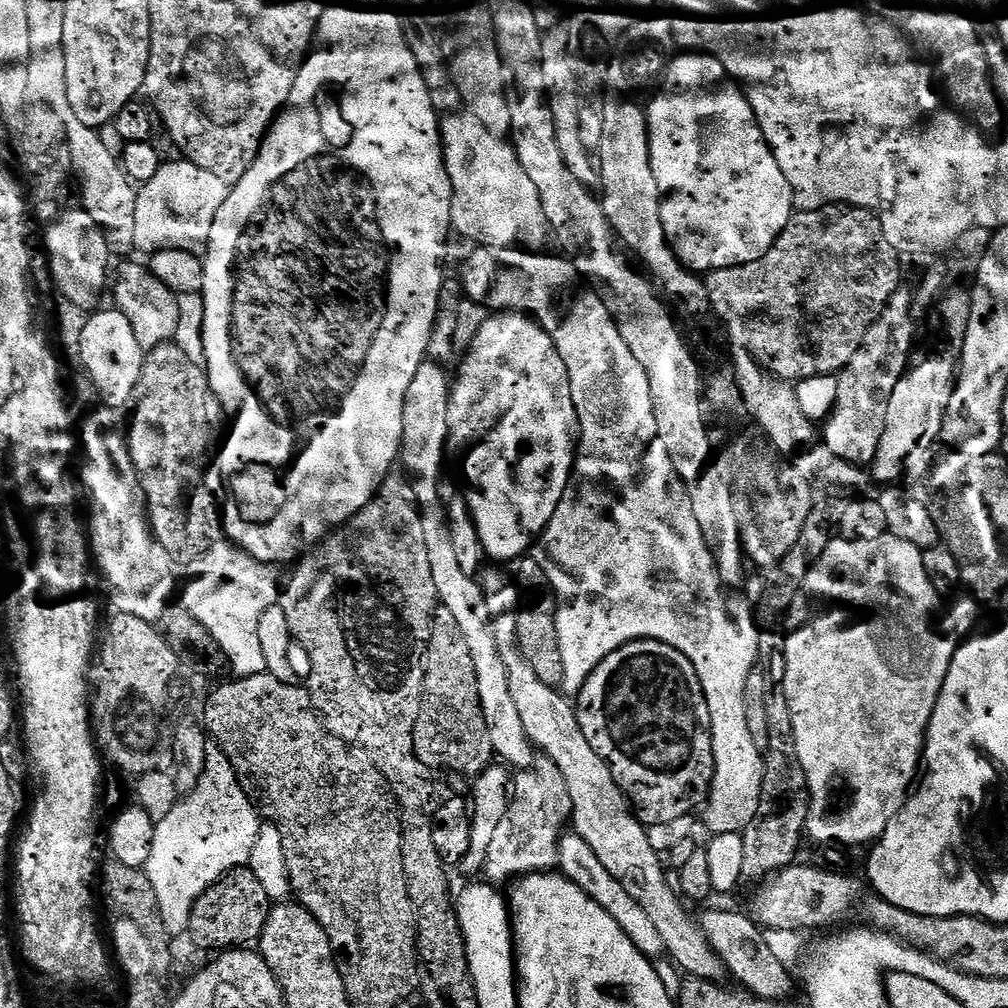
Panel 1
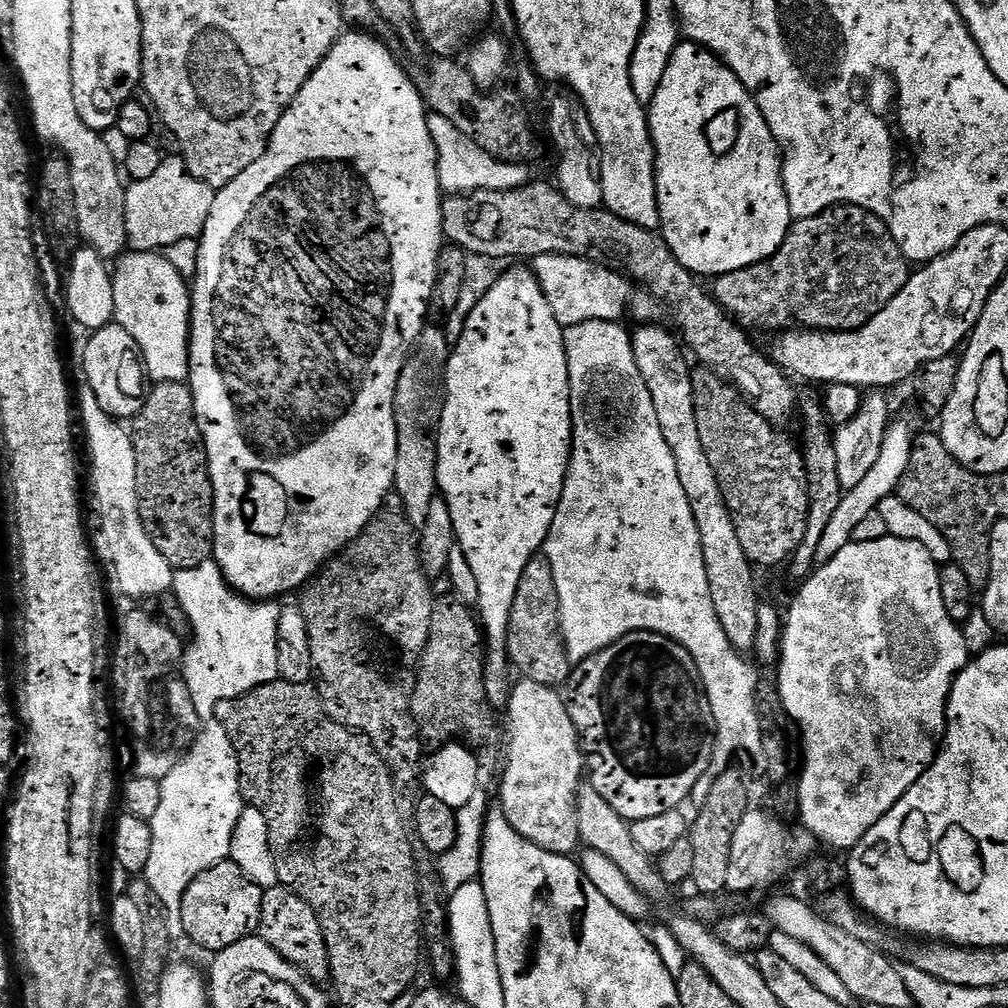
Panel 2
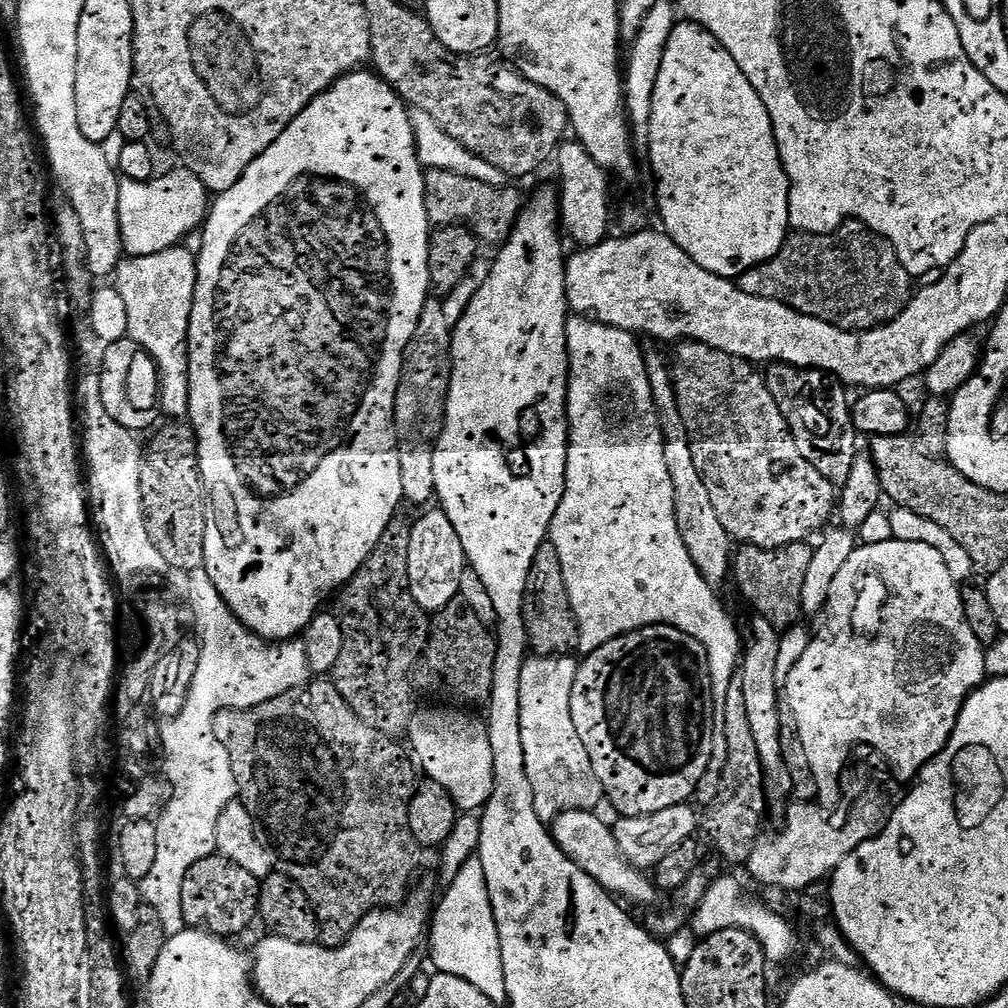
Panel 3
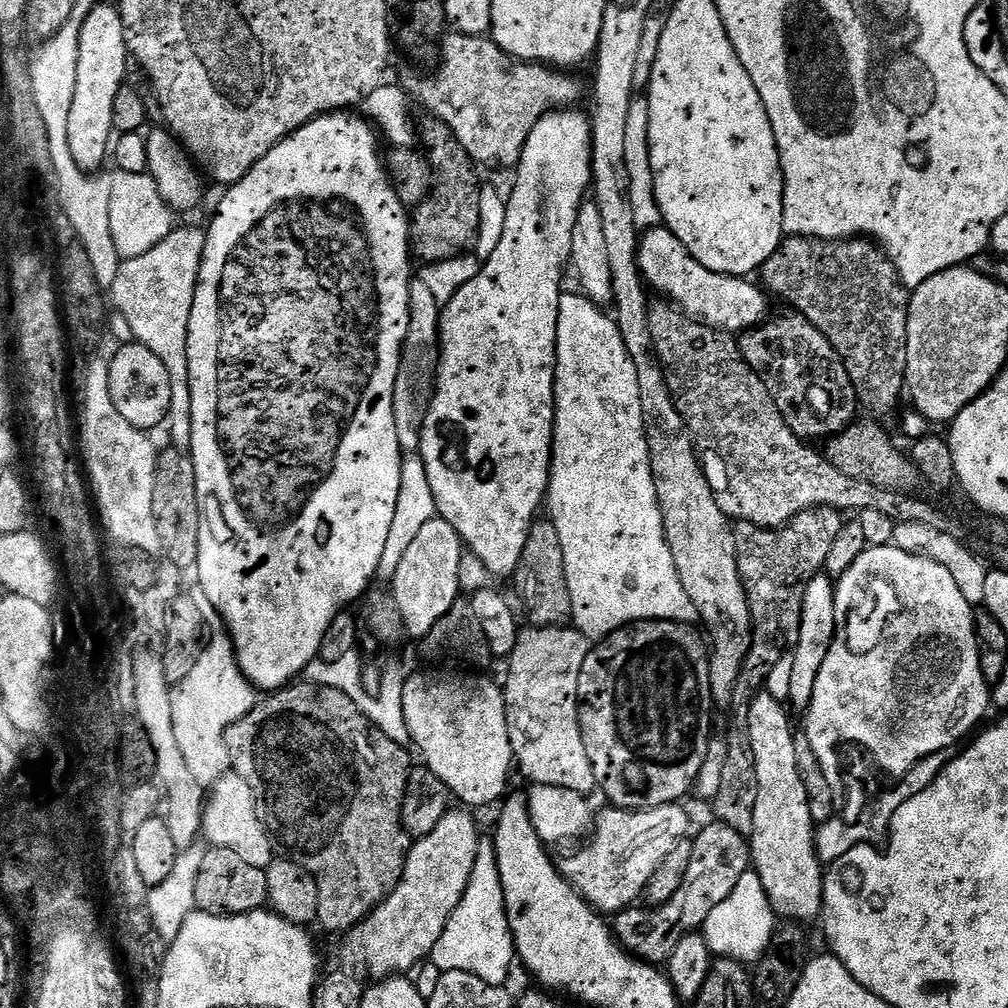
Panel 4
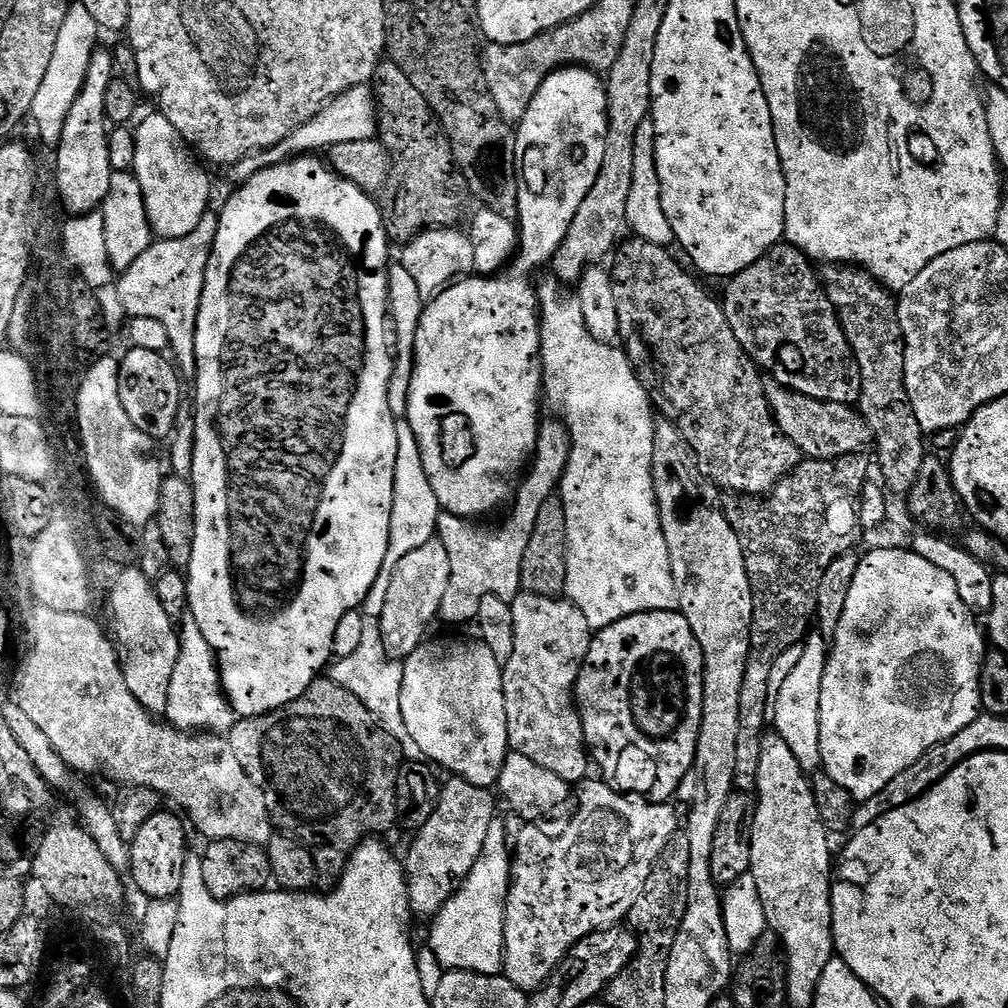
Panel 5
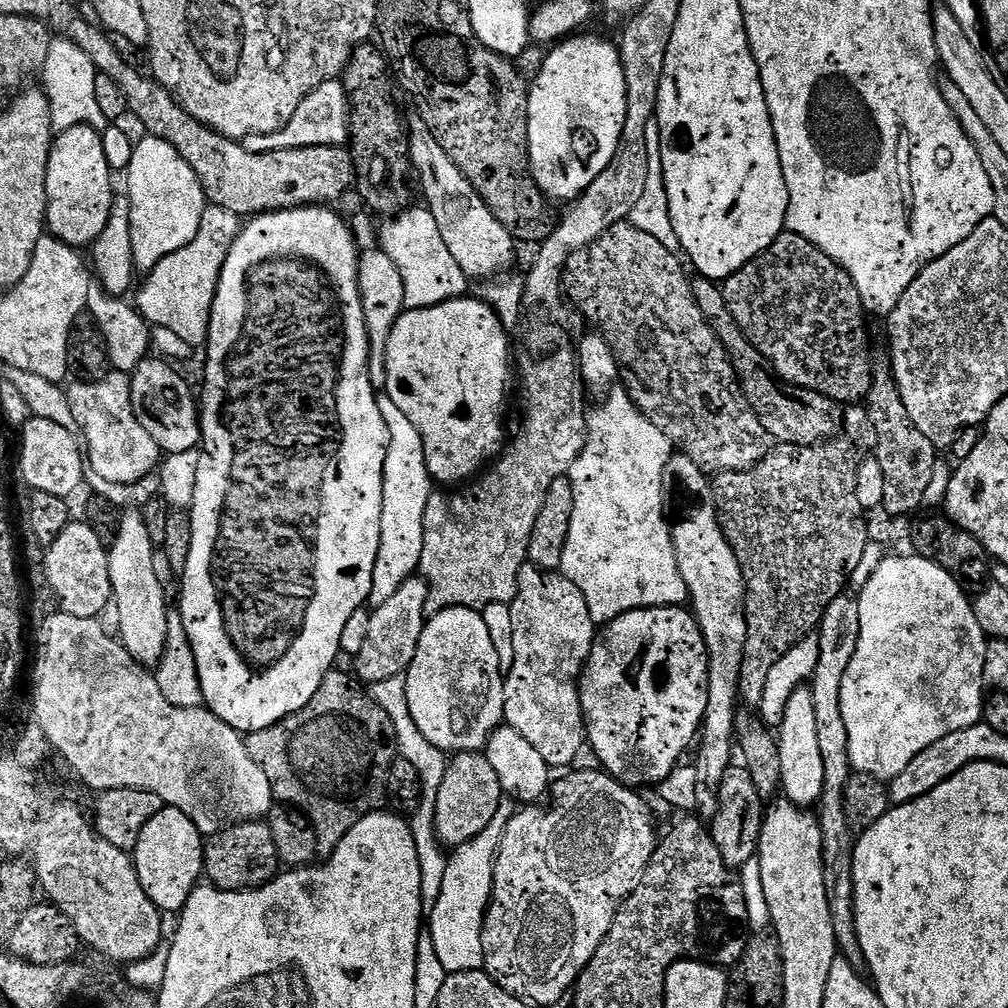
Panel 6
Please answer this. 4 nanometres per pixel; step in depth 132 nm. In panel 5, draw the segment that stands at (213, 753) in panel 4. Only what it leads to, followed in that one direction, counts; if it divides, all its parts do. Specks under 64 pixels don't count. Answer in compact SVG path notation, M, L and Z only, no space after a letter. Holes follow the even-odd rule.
M190 618L183 621L179 629L180 656L174 666L174 674L170 678L168 701L163 715L167 723L181 732L193 734L227 734L236 724L236 712L229 704L224 688L220 685L220 669L217 657L206 642L202 630L198 630L198 622Z

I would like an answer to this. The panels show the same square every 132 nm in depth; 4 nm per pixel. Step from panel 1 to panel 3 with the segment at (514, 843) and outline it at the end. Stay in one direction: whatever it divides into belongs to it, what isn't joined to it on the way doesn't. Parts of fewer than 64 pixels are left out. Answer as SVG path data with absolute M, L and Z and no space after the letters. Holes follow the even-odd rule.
M533 655L522 666L522 750L526 750L526 774L534 786L534 810L546 822L570 810L599 809L600 800L605 799L590 754L586 754L586 746L574 730L574 718L570 718L570 694L580 669L574 657Z

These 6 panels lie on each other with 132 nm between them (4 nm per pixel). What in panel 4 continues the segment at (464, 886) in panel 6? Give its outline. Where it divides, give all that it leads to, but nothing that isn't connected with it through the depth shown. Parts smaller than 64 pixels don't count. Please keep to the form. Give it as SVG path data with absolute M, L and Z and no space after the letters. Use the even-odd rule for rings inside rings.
M484 838L478 846L478 858L474 862L466 894L462 894L462 902L458 902L454 914L450 914L450 922L446 922L446 930L442 930L438 946L434 946L430 963L438 966L440 972L462 970L466 974L474 974L474 978L482 978L482 982L504 986L509 983L508 971L512 968L512 960L514 964L512 931L502 894L502 878L498 874L496 846L491 839Z

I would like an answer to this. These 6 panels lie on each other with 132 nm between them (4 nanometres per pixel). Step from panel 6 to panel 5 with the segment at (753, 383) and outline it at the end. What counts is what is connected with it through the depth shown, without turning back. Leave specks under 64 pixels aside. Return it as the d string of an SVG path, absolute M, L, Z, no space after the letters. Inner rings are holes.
M764 380L764 393L772 408L776 424L794 442L794 446L809 461L837 460L843 456L855 456L873 443L874 437L868 423L855 407L847 404L824 403L797 392L789 392L777 380Z

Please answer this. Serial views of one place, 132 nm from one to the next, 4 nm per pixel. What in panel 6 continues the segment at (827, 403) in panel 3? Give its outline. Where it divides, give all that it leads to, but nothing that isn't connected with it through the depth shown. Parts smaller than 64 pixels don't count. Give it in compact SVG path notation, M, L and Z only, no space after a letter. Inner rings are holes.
M785 230L780 233L780 237L766 251L758 254L746 266L742 266L742 270L738 270L733 276L729 276L727 280L723 281L722 291L726 298L726 306L730 310L730 314L741 334L768 359L772 364L773 373L784 383L797 384L806 390L814 390L841 406L855 405L867 397L872 385L872 358L874 352L873 349L868 349L868 328L864 325L864 316L866 317L864 300L858 294L858 286L854 286L850 274L846 274L846 270L839 268L825 252L818 250L818 246L806 242L806 238L802 238L798 234Z

